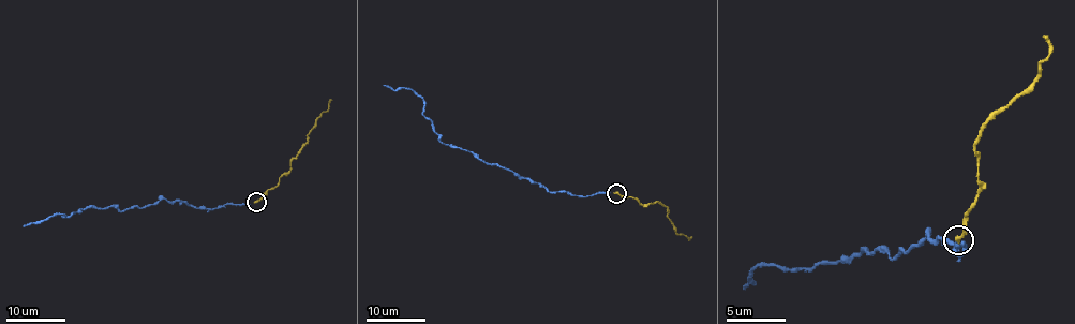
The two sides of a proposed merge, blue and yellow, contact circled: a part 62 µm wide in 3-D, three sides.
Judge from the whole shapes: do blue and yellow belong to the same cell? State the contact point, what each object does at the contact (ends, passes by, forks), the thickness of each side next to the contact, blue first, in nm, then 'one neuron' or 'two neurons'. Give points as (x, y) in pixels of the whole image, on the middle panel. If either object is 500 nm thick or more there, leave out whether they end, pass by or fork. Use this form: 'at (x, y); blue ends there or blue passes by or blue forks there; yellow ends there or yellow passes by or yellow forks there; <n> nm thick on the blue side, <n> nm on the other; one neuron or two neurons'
at (616, 193); blue ends there; yellow ends there; 90 nm thick on the blue side, 280 nm on the other; one neuron

